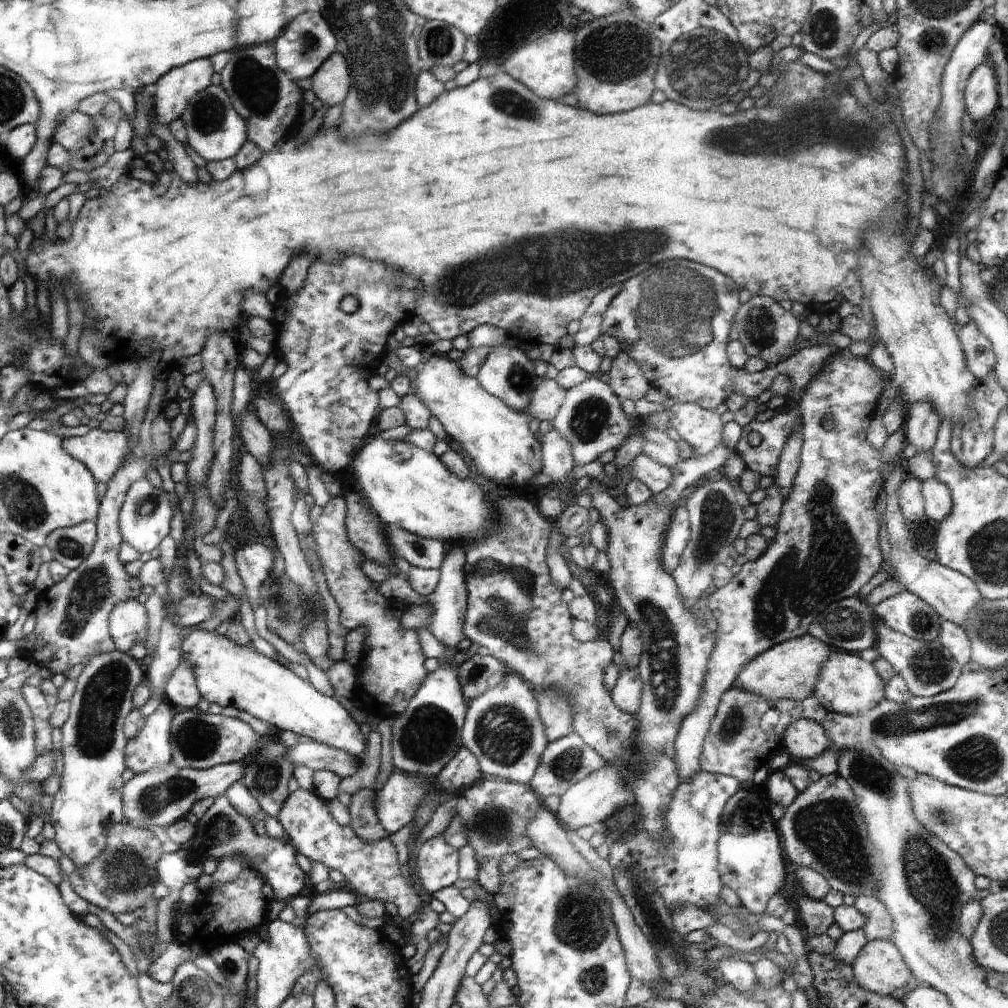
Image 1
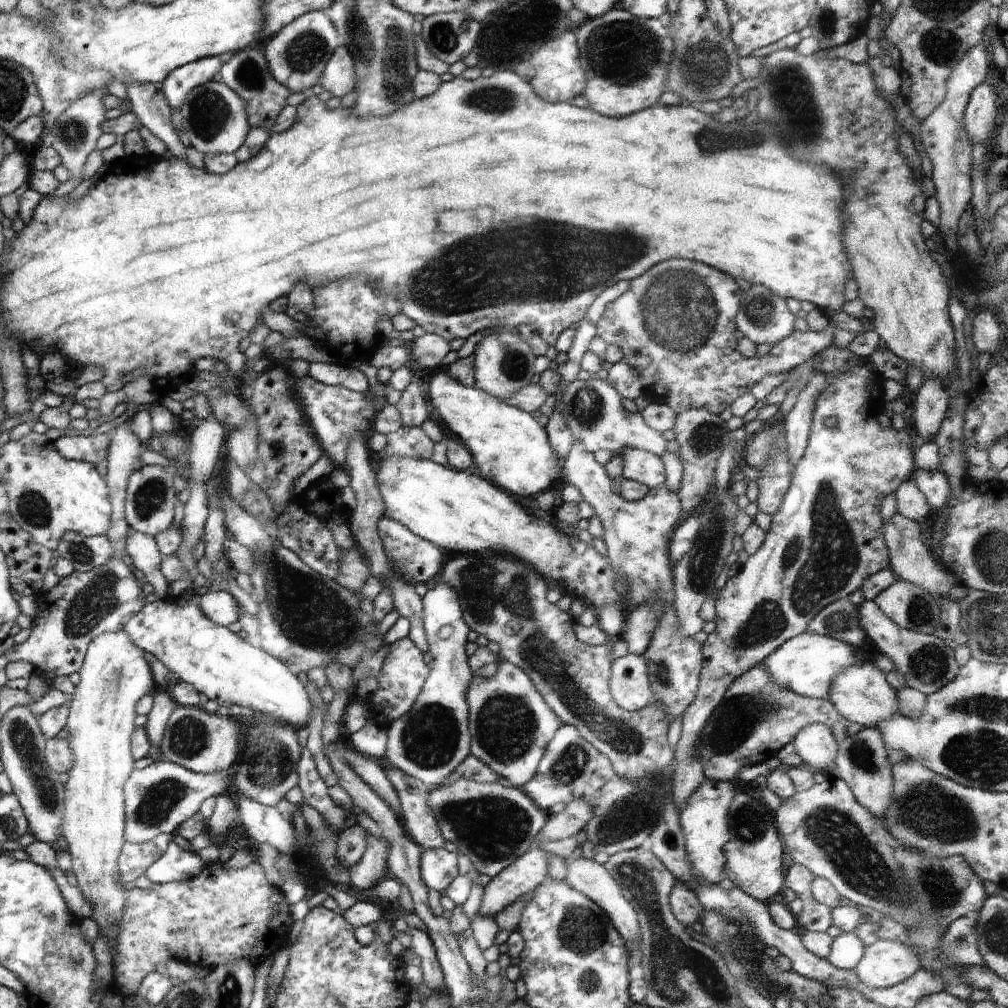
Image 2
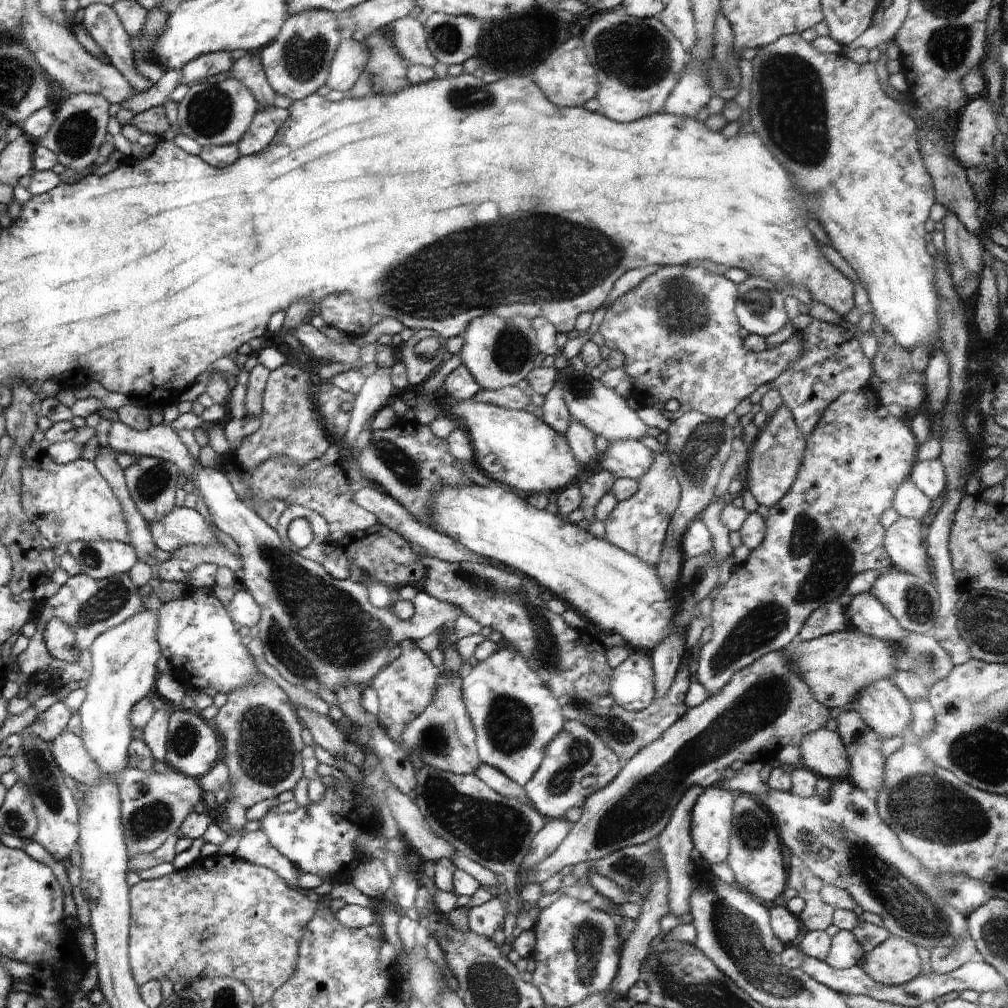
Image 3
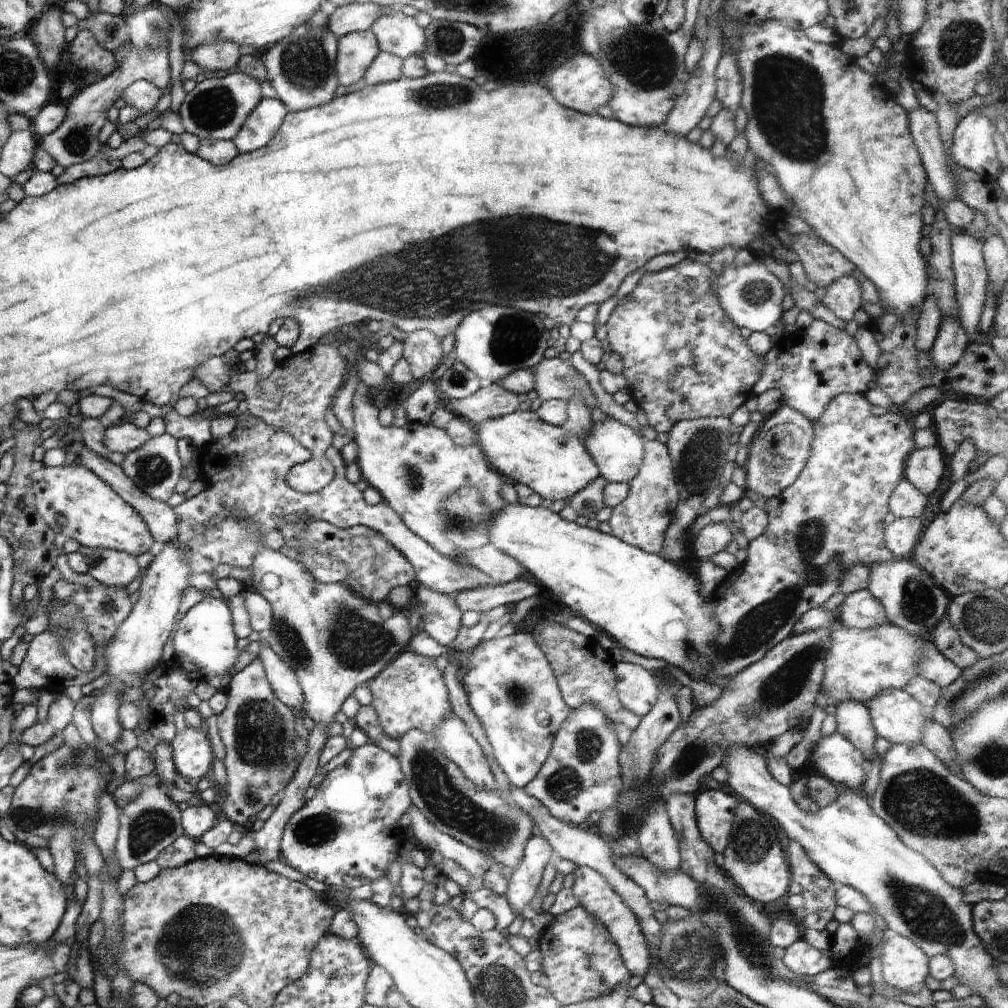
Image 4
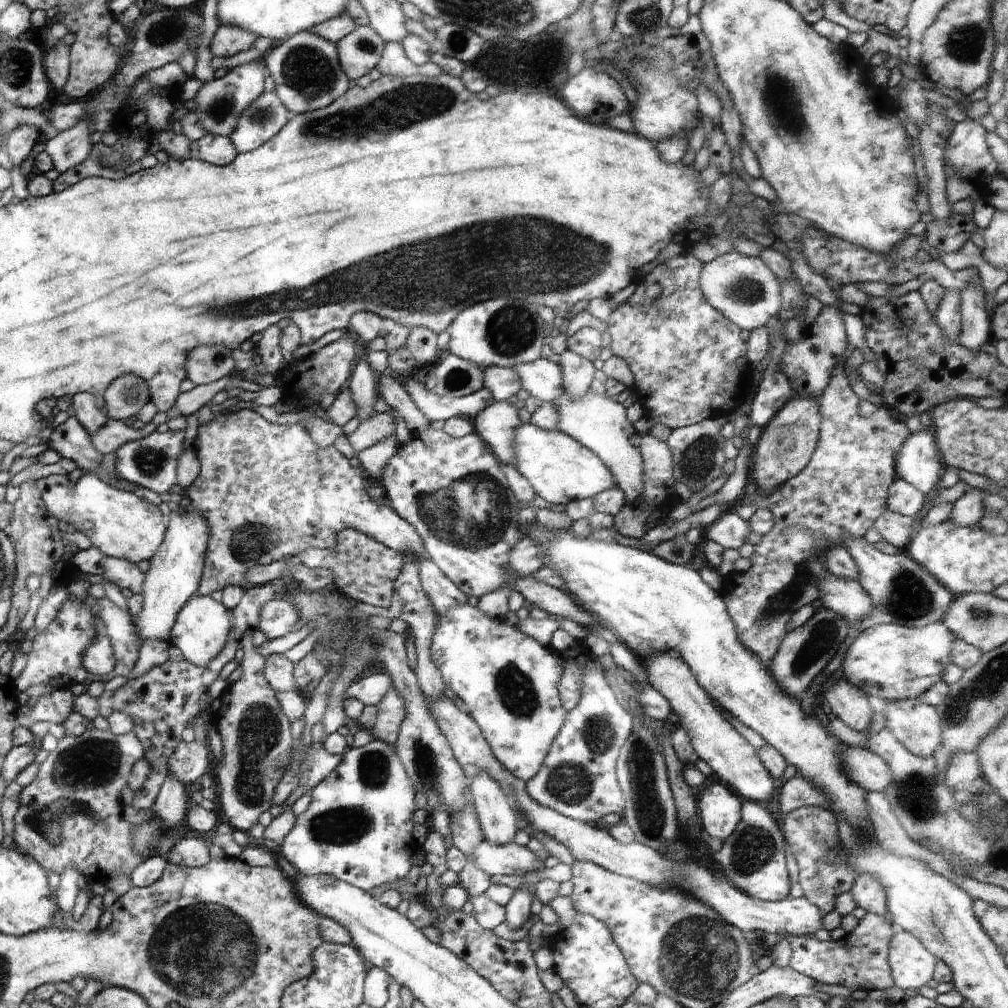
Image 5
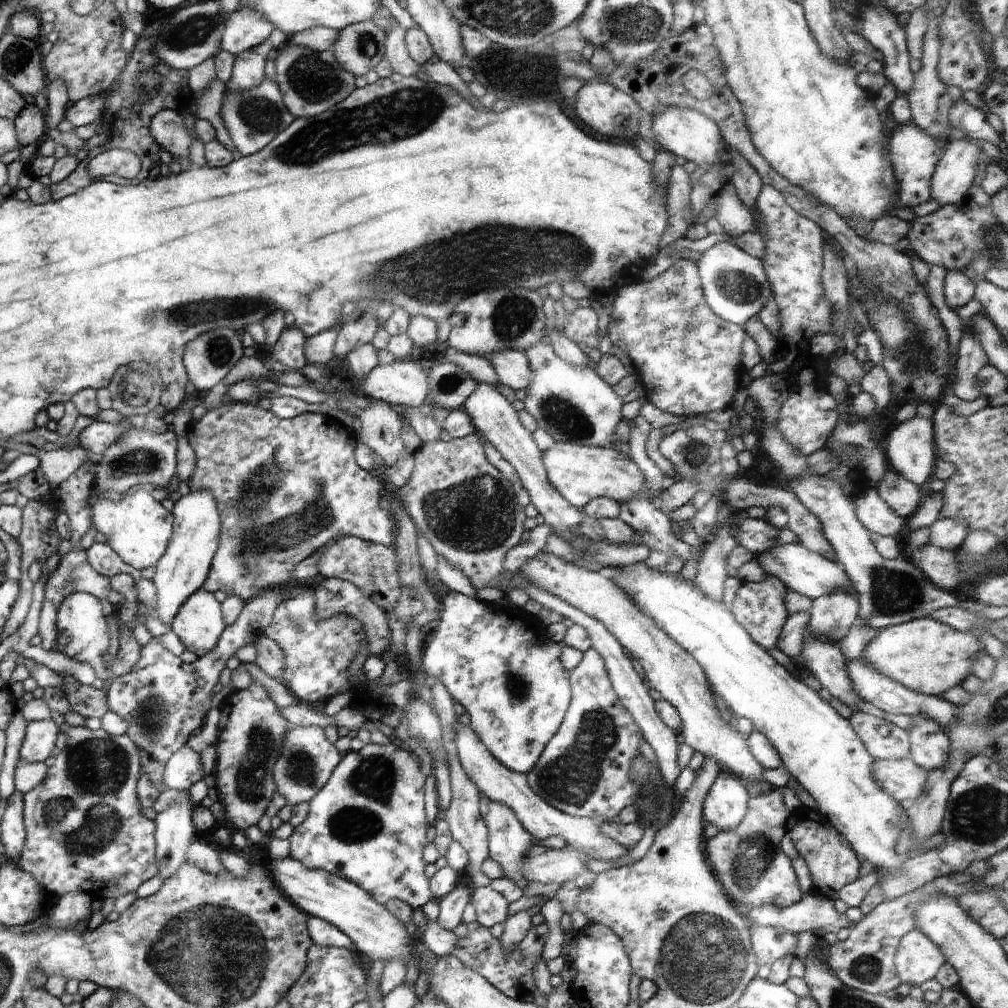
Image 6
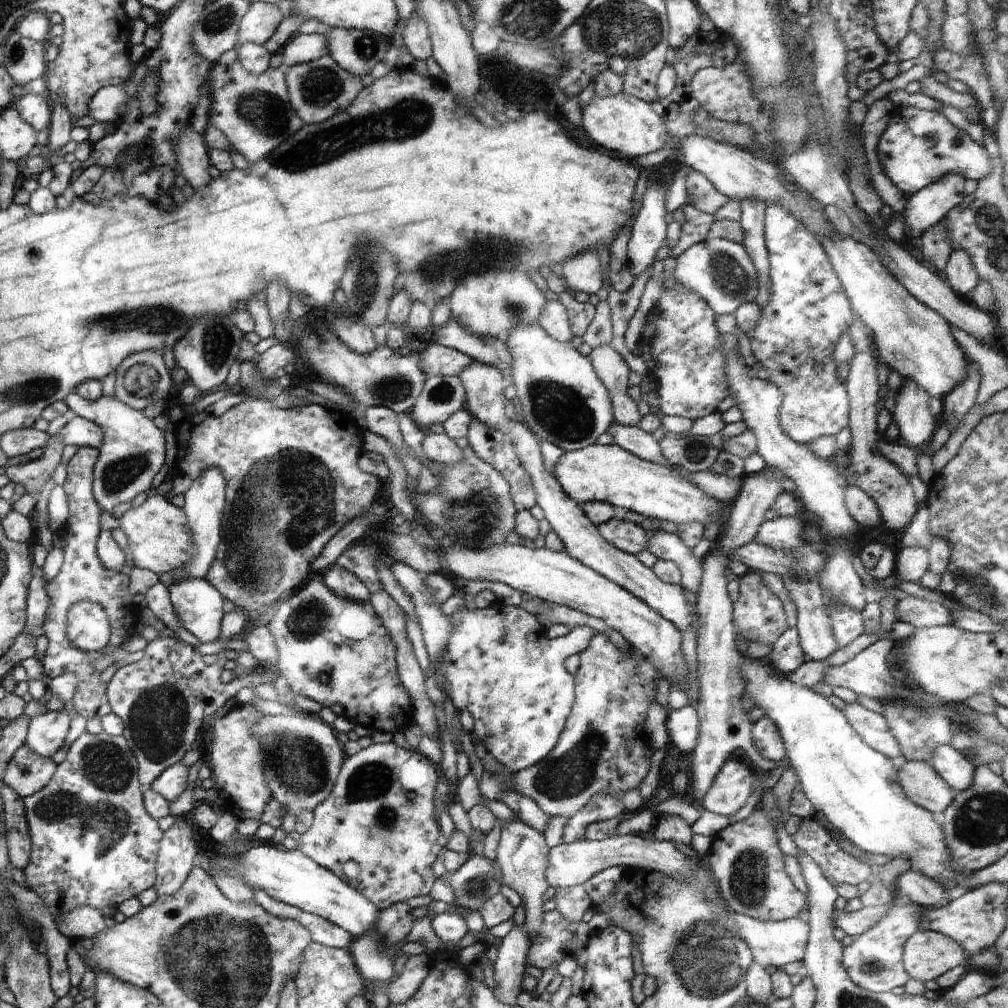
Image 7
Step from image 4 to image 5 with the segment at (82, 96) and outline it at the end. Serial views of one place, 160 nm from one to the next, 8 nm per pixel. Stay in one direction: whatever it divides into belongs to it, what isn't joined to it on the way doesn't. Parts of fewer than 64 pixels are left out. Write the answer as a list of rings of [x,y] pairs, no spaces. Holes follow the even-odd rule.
[[[86,103],[85,107],[87,114],[76,126],[60,131],[54,138],[44,141],[44,150],[50,155],[55,169],[60,173],[84,162],[92,150],[92,132],[89,130],[90,103]]]

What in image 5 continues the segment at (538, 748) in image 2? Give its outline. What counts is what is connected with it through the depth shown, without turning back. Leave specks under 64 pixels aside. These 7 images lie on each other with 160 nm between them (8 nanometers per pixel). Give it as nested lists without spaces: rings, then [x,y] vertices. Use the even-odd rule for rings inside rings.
[[[467,602],[455,604],[438,618],[431,656],[443,681],[462,698],[498,762],[526,784],[540,770],[567,716],[559,695],[559,682],[565,668],[548,647],[518,630],[512,619],[492,618],[478,605]]]

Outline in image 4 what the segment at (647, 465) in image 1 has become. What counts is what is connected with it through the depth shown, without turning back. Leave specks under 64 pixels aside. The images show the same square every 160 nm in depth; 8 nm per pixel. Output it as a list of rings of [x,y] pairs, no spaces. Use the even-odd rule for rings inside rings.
[[[613,417],[598,422],[592,426],[584,438],[586,451],[594,460],[600,475],[609,483],[630,483],[638,474],[644,458],[644,444],[646,439],[636,434],[630,426],[621,424]]]

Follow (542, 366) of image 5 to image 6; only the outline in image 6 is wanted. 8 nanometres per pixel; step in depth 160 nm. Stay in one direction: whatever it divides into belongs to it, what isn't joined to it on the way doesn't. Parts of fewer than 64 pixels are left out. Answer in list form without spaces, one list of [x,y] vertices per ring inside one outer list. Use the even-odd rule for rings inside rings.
[[[504,349],[485,354],[496,373],[498,384],[504,384],[512,390],[528,388],[532,380],[532,369],[524,351]]]

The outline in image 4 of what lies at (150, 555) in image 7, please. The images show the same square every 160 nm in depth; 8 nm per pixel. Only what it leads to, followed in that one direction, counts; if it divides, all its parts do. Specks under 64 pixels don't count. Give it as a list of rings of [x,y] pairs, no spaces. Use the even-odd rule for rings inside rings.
[[[79,463],[76,468],[72,464],[68,467],[40,466],[42,468],[30,472],[34,506],[38,516],[54,530],[55,535],[72,538],[83,547],[122,550],[134,557],[150,551],[156,539],[150,534],[142,515],[93,471]]]

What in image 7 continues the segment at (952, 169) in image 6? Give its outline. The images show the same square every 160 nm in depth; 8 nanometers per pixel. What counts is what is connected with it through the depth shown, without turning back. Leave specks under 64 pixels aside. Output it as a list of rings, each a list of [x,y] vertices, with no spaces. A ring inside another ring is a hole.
[[[946,174],[909,197],[904,218],[914,235],[922,236],[958,206],[967,195],[965,186],[962,174]]]

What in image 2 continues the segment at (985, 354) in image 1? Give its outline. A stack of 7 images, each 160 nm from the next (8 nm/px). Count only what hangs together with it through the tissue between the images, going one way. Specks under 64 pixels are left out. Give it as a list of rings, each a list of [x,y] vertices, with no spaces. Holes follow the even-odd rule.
[[[980,310],[973,321],[970,340],[978,354],[994,352],[998,348],[998,336],[1003,330],[997,314],[990,310]]]

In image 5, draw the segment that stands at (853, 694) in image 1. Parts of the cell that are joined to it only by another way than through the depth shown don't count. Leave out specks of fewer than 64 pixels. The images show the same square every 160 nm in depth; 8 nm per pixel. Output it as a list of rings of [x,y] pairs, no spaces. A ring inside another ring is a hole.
[[[904,699],[888,702],[885,726],[912,754],[934,756],[941,744],[941,718],[935,707],[922,700]]]

